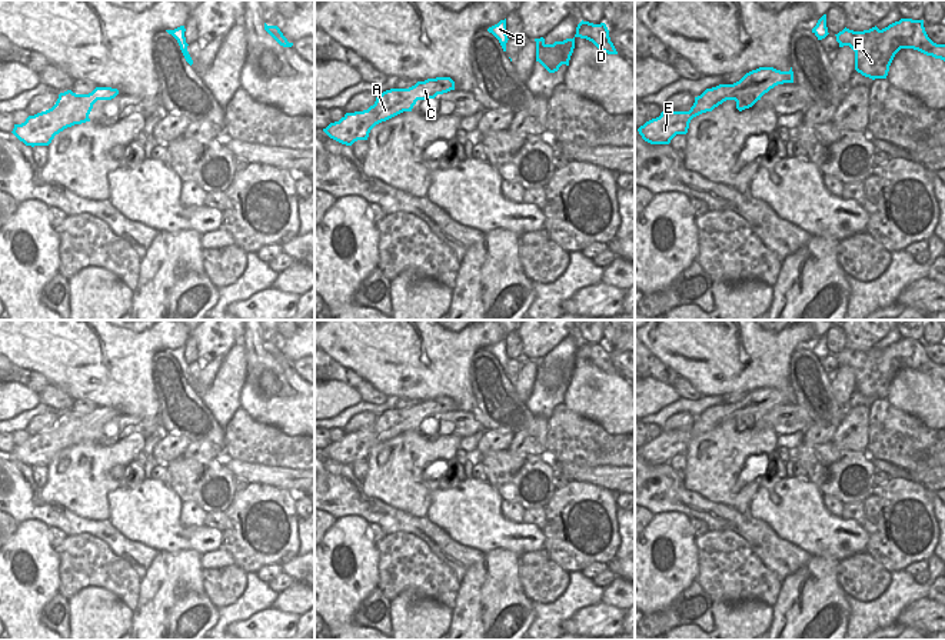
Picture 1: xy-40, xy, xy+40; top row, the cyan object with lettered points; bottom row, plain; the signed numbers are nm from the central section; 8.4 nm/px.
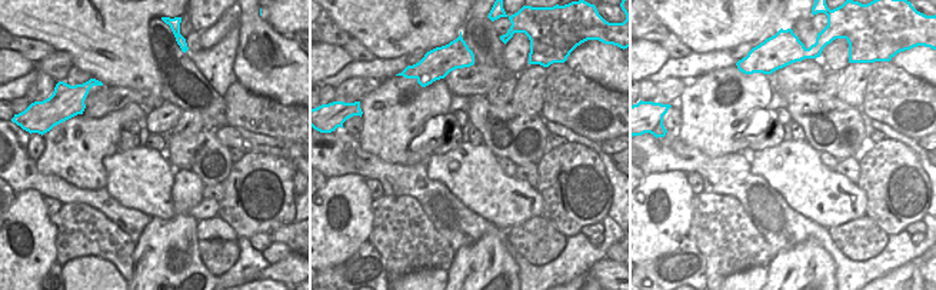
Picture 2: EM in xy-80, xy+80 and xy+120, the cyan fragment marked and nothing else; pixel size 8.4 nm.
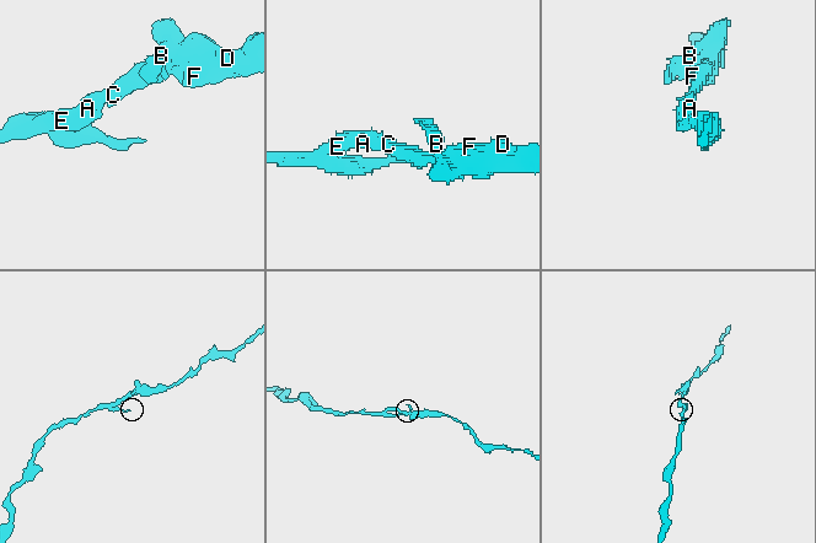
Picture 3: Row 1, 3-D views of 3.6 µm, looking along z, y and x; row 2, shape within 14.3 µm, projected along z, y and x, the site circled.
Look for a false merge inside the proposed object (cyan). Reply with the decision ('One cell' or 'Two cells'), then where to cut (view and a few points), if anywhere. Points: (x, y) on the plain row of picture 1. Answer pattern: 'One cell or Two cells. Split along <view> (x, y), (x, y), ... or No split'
One cell. No split.

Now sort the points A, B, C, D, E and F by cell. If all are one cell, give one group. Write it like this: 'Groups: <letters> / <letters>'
Groups: A B C D E F.

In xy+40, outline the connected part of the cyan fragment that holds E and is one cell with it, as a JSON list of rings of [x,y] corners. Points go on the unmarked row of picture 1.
[[[759,387],[746,393],[733,404],[719,404],[706,409],[695,417],[689,431],[662,431],[659,437],[638,449],[642,459],[650,464],[669,464],[676,454],[686,454],[693,437],[712,431],[726,420],[735,420],[739,431],[752,427],[761,417],[778,404],[793,403],[792,387],[781,391],[773,387]]]

